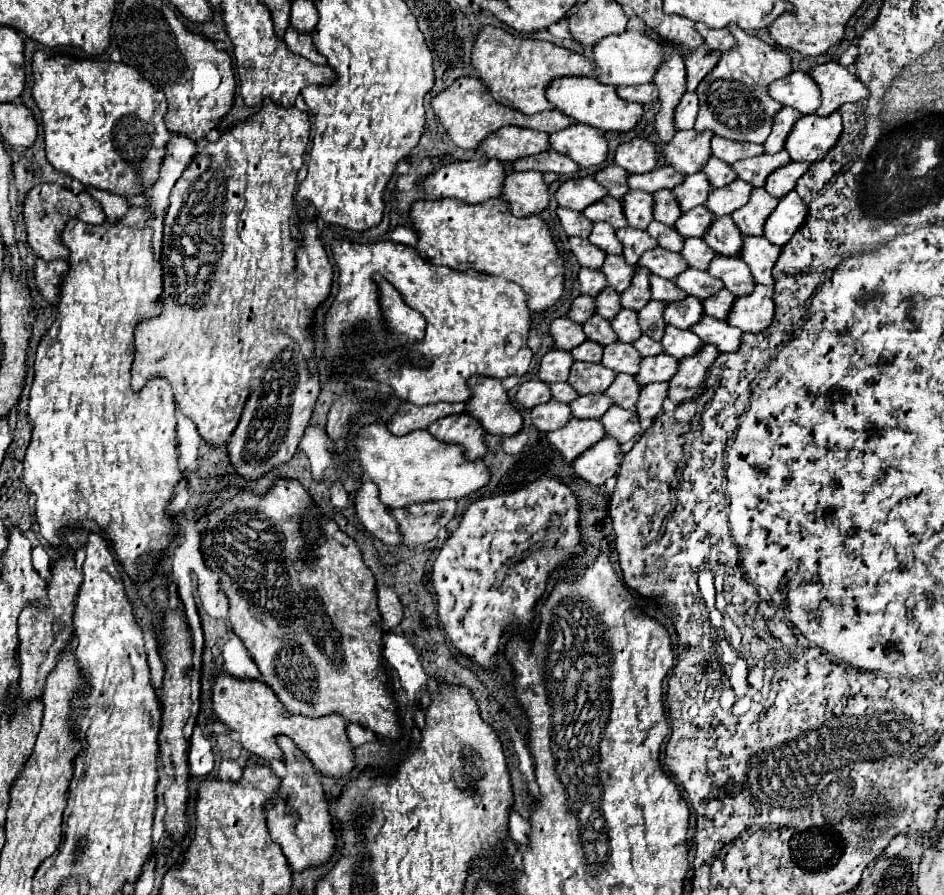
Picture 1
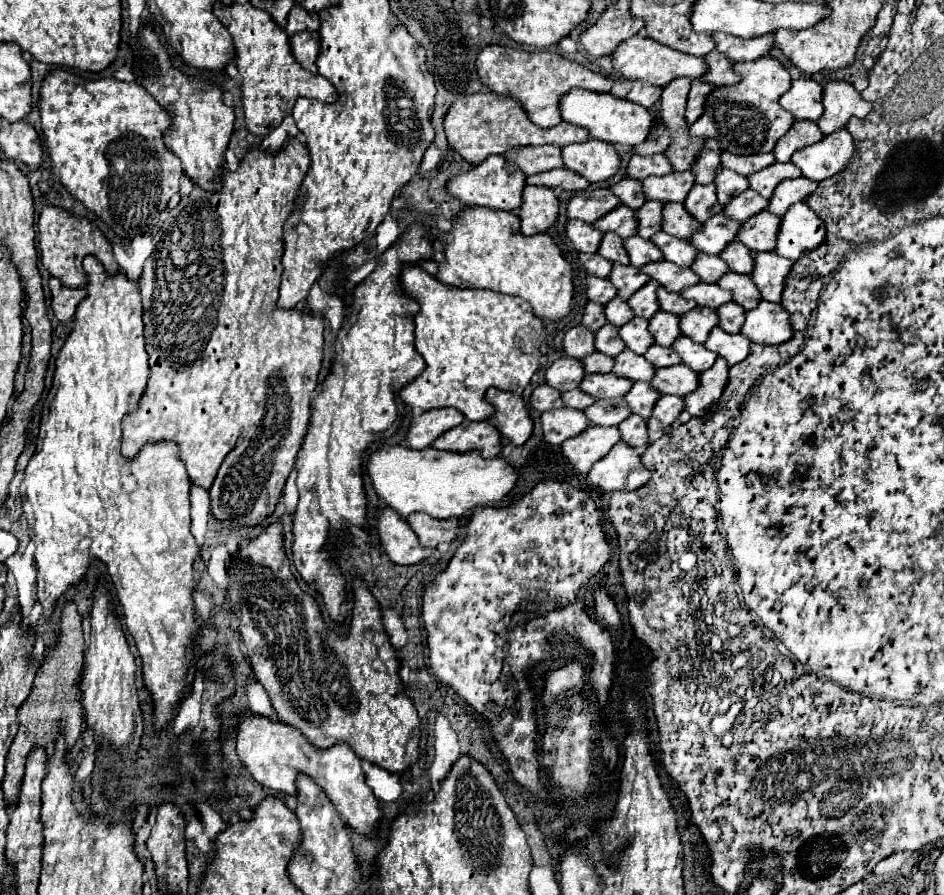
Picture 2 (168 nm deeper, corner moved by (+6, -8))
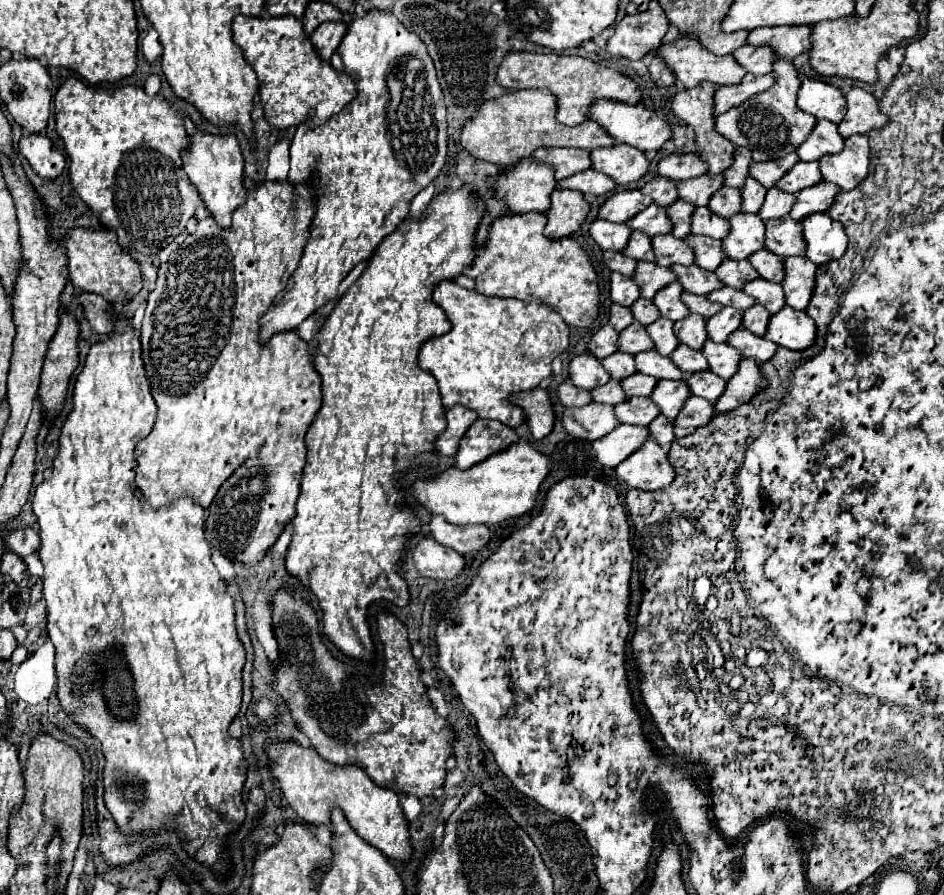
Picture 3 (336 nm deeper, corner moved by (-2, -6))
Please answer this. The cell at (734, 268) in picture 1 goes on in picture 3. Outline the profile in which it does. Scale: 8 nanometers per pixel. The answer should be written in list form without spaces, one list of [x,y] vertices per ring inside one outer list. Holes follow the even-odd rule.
[[[758,278],[756,282],[748,282],[748,286],[744,286],[744,292],[756,298],[756,302],[768,308],[772,314],[776,314],[786,306],[786,296],[780,284],[772,284],[764,278]]]

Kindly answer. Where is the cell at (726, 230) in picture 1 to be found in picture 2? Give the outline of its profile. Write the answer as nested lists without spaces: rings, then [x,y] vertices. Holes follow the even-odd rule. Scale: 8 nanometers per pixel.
[[[732,240],[718,256],[730,266],[730,270],[734,270],[738,274],[752,272],[752,254],[738,240]]]

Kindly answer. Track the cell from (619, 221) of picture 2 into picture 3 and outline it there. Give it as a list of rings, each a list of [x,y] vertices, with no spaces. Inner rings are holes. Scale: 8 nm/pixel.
[[[658,204],[648,206],[648,210],[636,214],[636,218],[632,218],[632,222],[626,222],[626,224],[632,226],[632,230],[640,230],[650,236],[672,232],[672,222],[668,218],[668,212],[666,212],[666,208],[662,208]]]

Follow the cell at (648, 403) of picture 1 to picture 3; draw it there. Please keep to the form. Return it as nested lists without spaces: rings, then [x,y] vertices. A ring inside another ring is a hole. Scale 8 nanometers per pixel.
[[[694,396],[694,398],[688,398],[688,402],[684,404],[684,410],[680,410],[676,418],[676,426],[700,428],[700,426],[706,426],[714,416],[716,416],[714,402]]]

